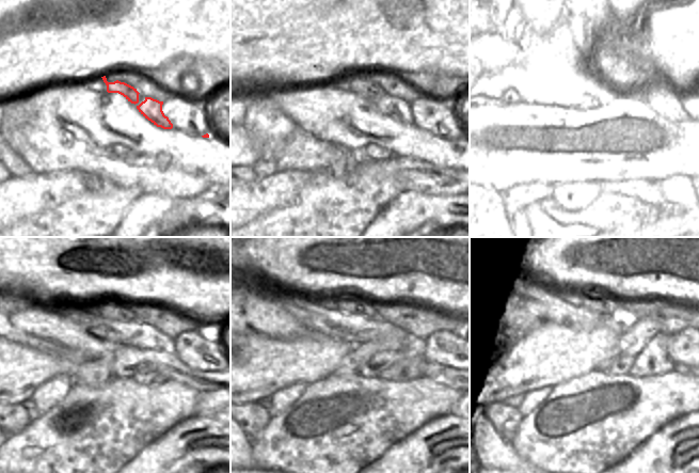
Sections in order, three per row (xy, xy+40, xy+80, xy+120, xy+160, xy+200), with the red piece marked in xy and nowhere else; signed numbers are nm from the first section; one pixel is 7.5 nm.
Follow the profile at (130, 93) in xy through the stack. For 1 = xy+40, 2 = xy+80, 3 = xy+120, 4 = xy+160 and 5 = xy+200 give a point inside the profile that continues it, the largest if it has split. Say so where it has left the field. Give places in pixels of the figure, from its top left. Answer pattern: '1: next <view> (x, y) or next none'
1: next xy+40 (366, 89)
2: next xy+80 (601, 91)
3: next xy+120 (114, 330)
4: next xy+160 (307, 308)
5: next xy+200 (535, 304)

